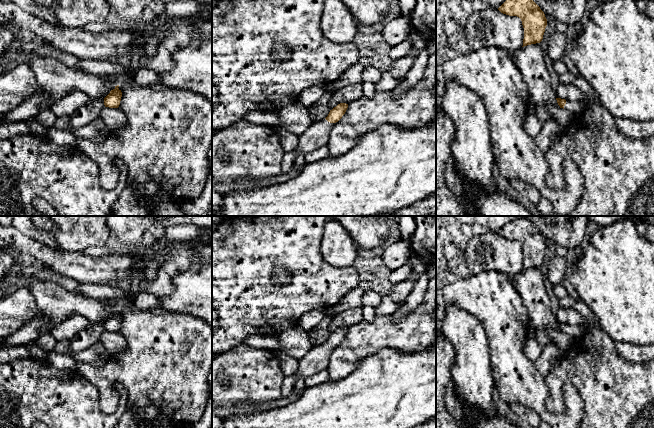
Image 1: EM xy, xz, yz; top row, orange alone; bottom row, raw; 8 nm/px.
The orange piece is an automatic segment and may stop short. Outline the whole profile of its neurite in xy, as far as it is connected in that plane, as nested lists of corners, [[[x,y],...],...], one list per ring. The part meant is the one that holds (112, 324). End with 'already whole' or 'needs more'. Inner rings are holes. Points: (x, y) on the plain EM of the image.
[[[119,309],[115,310],[113,314],[104,322],[104,329],[105,331],[109,332],[118,332],[120,329],[122,316],[118,312]]] | already whole

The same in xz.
[[[340,327],[328,340],[319,346],[313,346],[298,362],[298,368],[293,375],[285,376],[281,387],[281,396],[288,397],[294,390],[297,376],[306,378],[324,369],[328,369],[330,353],[345,338],[348,328]]] | needs more

